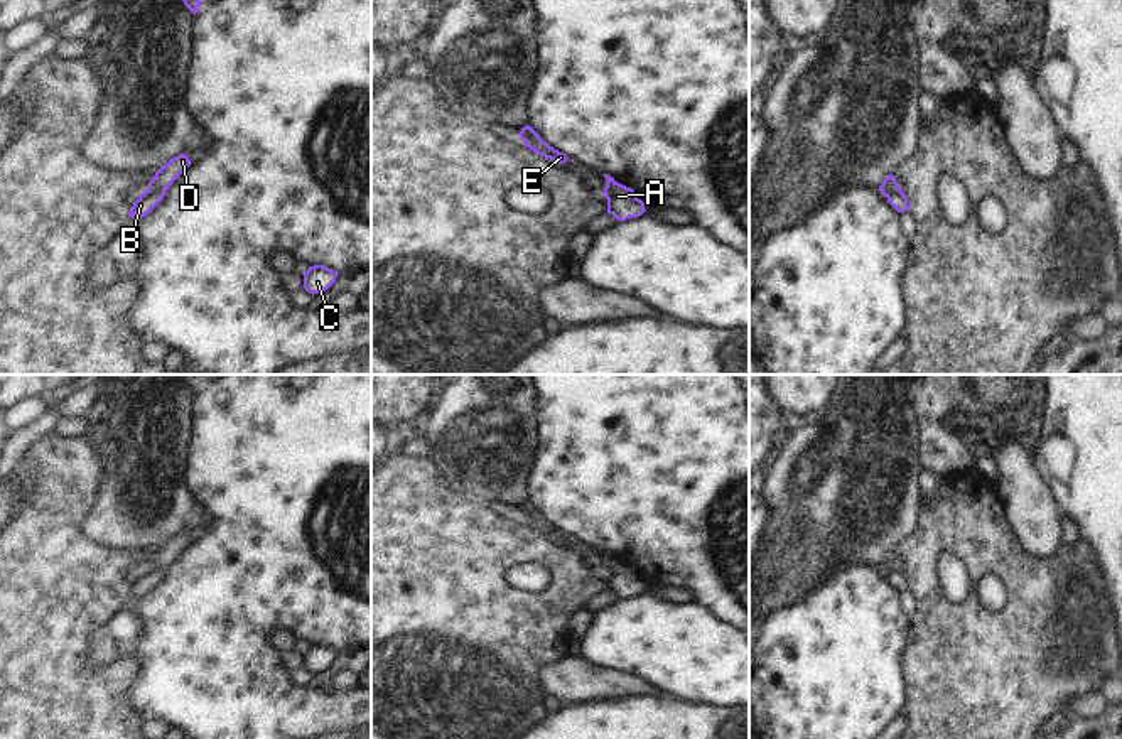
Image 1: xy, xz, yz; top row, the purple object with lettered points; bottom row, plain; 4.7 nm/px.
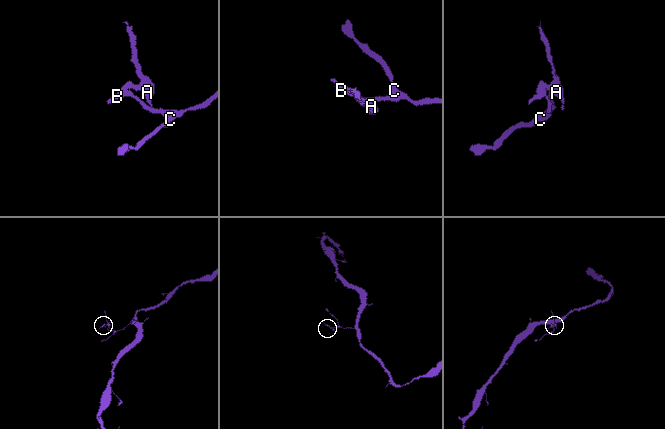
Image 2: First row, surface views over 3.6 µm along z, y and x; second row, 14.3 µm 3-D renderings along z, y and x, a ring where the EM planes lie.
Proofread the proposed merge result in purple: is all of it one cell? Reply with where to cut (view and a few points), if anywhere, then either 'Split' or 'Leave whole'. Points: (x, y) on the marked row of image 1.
Split along xy (147, 188), (166, 189). Split.

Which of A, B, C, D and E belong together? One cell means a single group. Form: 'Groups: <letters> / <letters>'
Groups: A D / B C E.

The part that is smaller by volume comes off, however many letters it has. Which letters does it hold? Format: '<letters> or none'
A, D.

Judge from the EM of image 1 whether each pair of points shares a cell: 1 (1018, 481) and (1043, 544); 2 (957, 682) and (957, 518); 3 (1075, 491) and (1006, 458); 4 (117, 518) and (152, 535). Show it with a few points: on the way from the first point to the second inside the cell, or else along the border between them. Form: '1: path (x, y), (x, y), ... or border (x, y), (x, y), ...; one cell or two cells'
1: path (1026, 496), (1040, 528); one cell
2: path (949, 641), (938, 625), (927, 587), (927, 559); one cell
3: border (1031, 458), (1058, 507); two cells
4: path (125, 518), (135, 518), (144, 527); one cell

